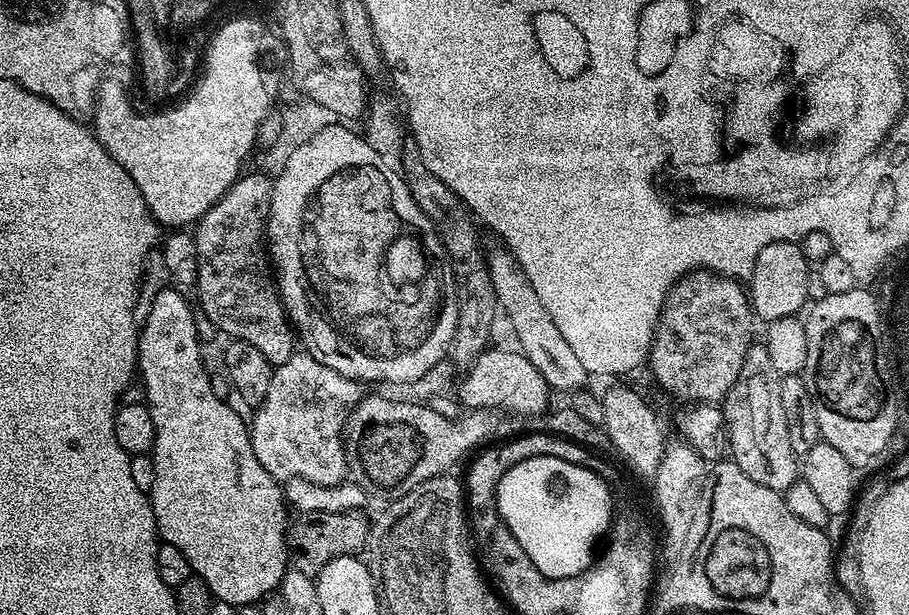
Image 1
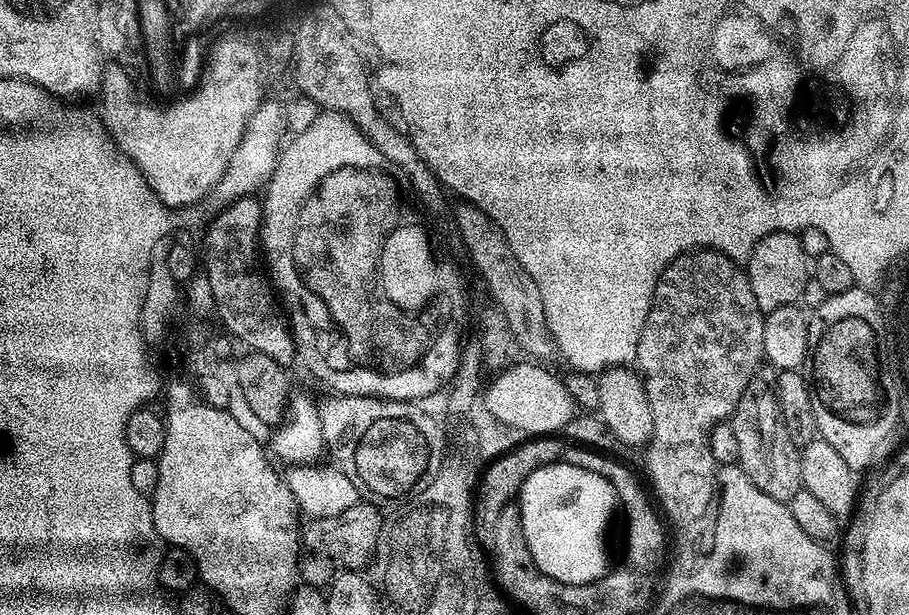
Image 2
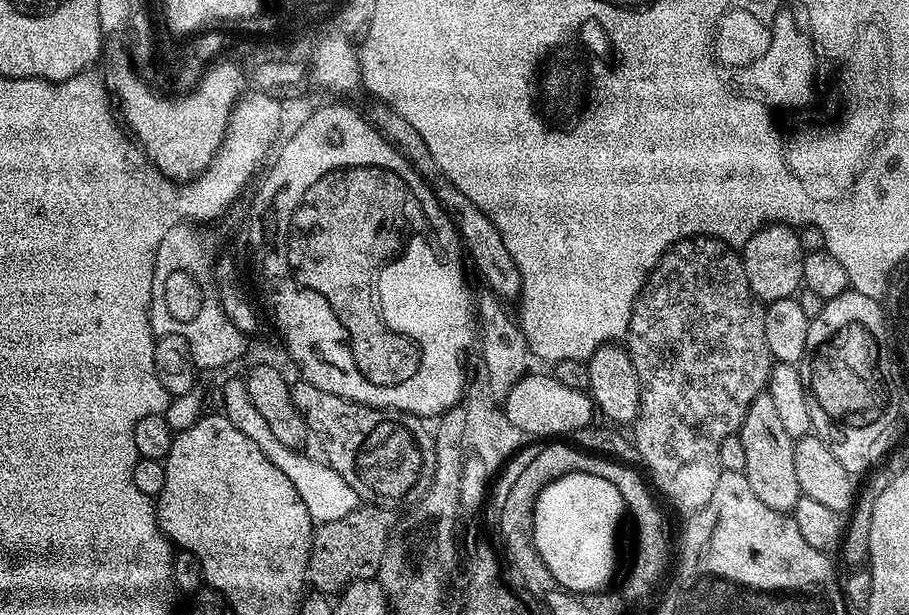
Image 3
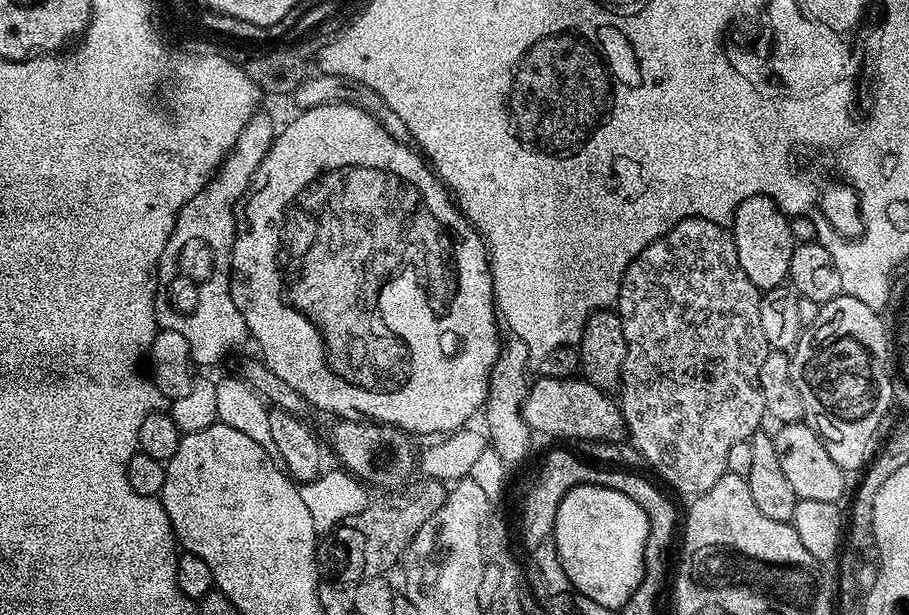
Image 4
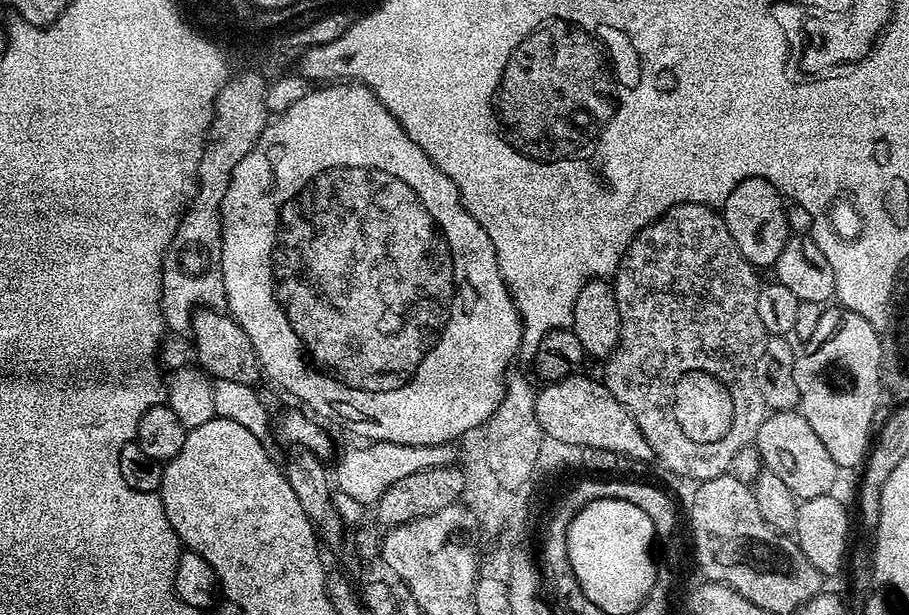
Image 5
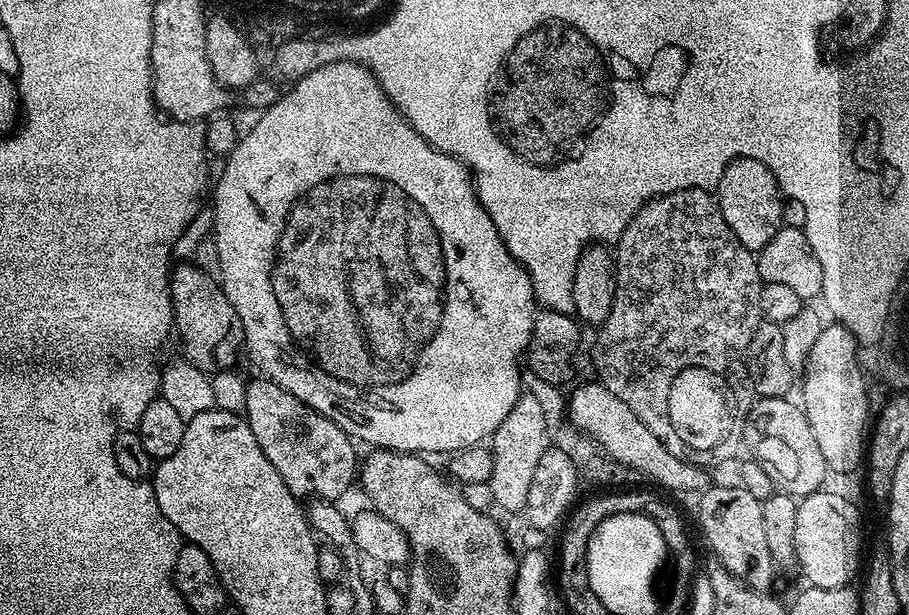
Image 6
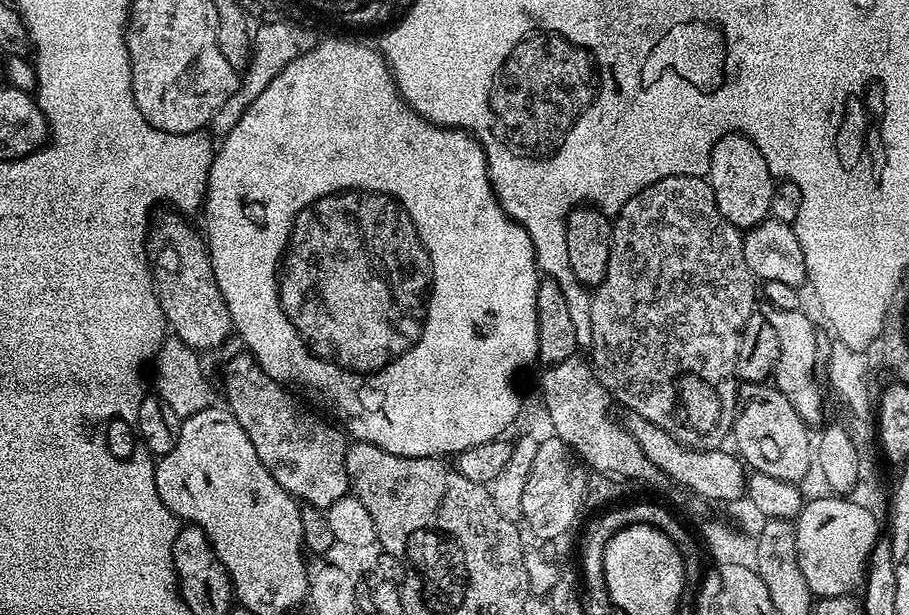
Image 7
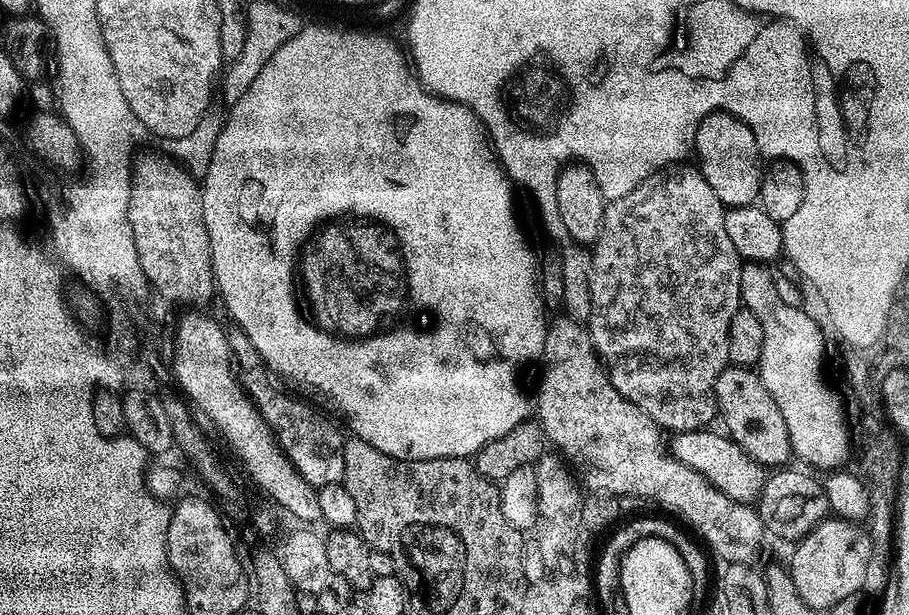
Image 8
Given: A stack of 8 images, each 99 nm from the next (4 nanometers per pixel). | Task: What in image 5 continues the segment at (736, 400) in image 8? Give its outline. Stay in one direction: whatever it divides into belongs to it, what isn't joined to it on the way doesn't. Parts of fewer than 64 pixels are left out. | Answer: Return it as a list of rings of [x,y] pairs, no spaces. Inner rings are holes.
[[[798,410],[769,411],[764,417],[762,426],[758,426],[754,446],[760,451],[765,469],[778,474],[778,478],[782,478],[782,482],[786,482],[787,488],[796,495],[797,500],[809,500],[810,498],[829,495],[836,474],[836,463],[834,458],[830,458],[830,450],[826,450],[826,446],[822,446],[822,438],[818,438],[818,434],[814,434],[810,422],[806,422],[806,418]]]

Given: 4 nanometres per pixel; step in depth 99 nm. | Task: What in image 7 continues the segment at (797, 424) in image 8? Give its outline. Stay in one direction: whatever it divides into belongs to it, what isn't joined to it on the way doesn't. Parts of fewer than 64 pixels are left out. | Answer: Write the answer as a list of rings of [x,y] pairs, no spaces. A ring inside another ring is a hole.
[[[765,303],[762,311],[764,317],[774,326],[778,334],[780,349],[778,362],[774,373],[774,386],[798,410],[798,414],[809,425],[815,426],[824,412],[824,400],[816,389],[816,380],[812,375],[816,372],[816,335],[818,329],[812,324],[810,318],[799,310],[778,310],[773,304]]]

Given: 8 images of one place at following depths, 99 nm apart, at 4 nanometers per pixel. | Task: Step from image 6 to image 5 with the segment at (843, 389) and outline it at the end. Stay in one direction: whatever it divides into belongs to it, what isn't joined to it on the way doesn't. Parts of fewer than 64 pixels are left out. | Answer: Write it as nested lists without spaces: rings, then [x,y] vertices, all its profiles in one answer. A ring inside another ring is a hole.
[[[830,307],[821,311],[814,334],[803,341],[804,349],[796,352],[794,384],[800,395],[798,411],[810,422],[814,434],[822,438],[822,446],[830,450],[837,468],[859,469],[870,451],[876,411],[880,408],[881,333],[862,314]]]

